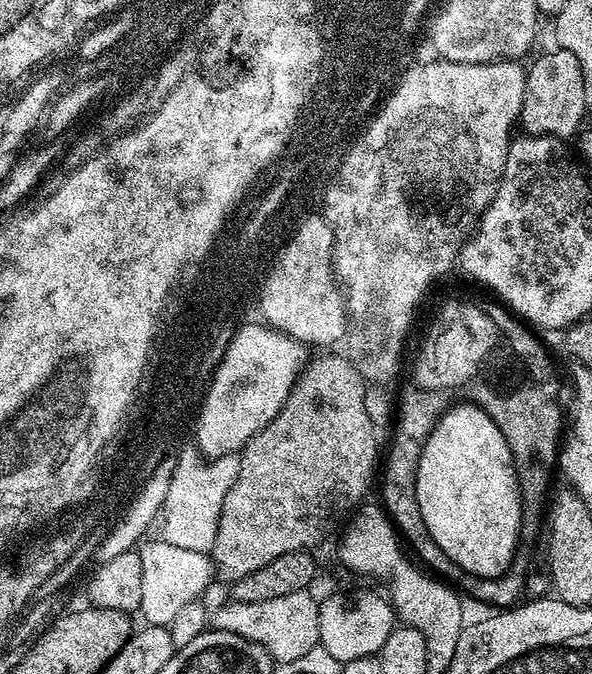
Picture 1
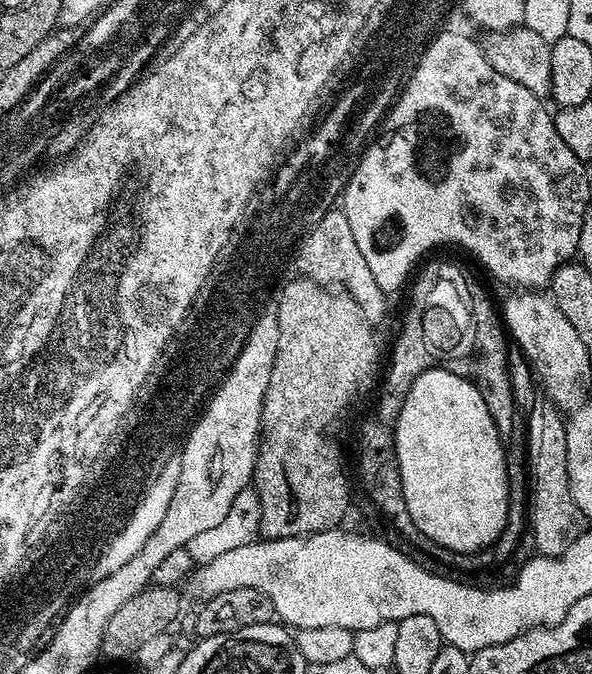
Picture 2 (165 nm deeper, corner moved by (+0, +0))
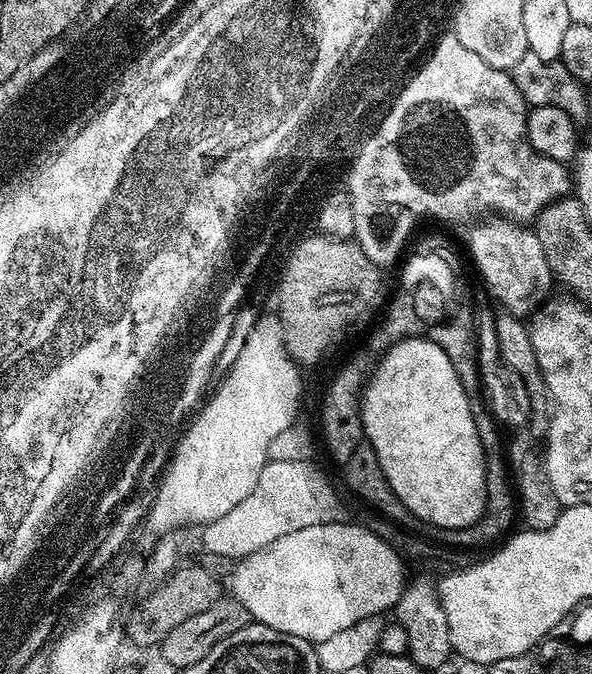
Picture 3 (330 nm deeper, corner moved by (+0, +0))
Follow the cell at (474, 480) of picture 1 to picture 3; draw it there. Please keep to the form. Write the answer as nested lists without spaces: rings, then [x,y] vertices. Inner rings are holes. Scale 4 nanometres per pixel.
[[[415,338],[401,340],[394,345],[382,361],[375,366],[375,371],[368,380],[363,391],[363,418],[364,434],[367,443],[378,454],[378,462],[394,490],[394,494],[400,499],[404,506],[405,513],[417,516],[420,520],[425,520],[428,524],[433,524],[436,528],[469,528],[471,529],[479,522],[484,514],[484,507],[488,501],[488,470],[484,461],[484,446],[479,438],[478,422],[472,417],[472,404],[468,401],[468,392],[465,381],[460,380],[459,374],[454,370],[446,350],[438,346],[433,340],[427,338]]]

